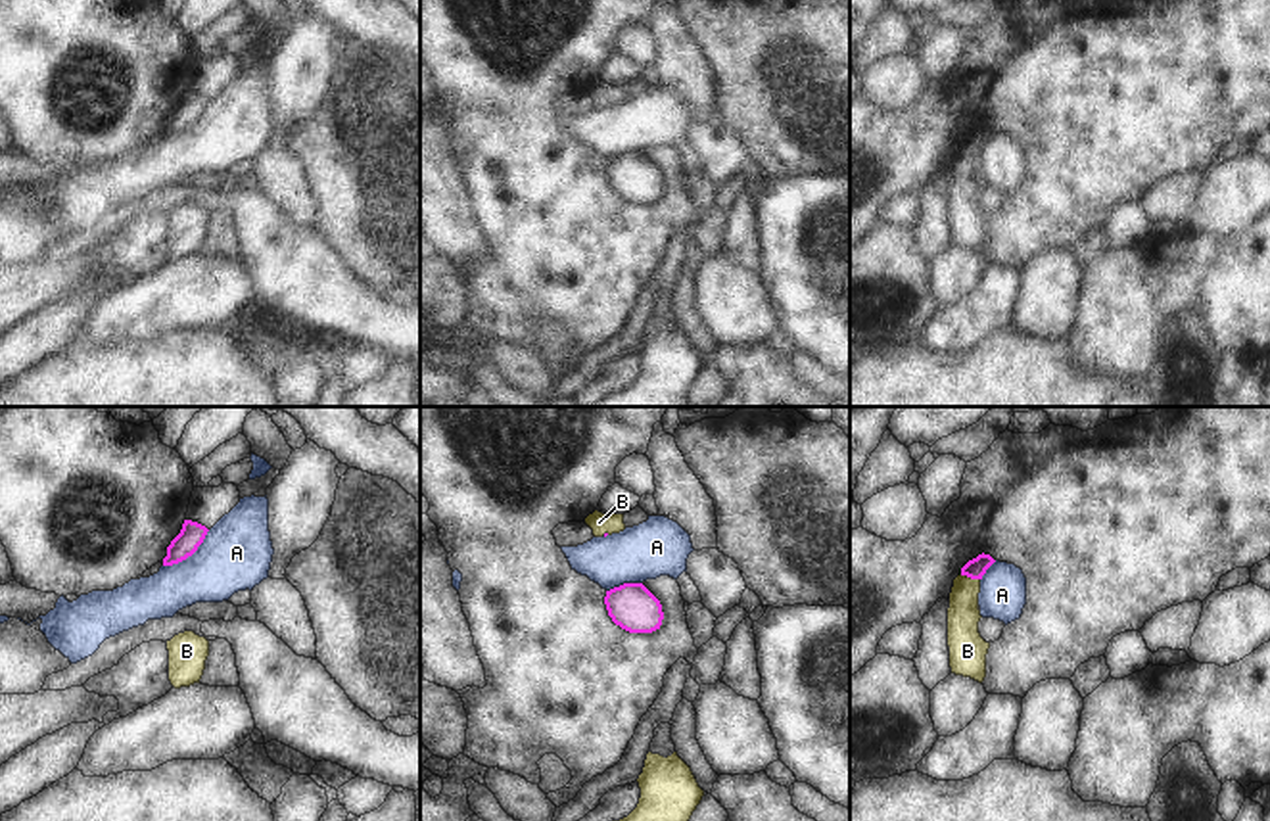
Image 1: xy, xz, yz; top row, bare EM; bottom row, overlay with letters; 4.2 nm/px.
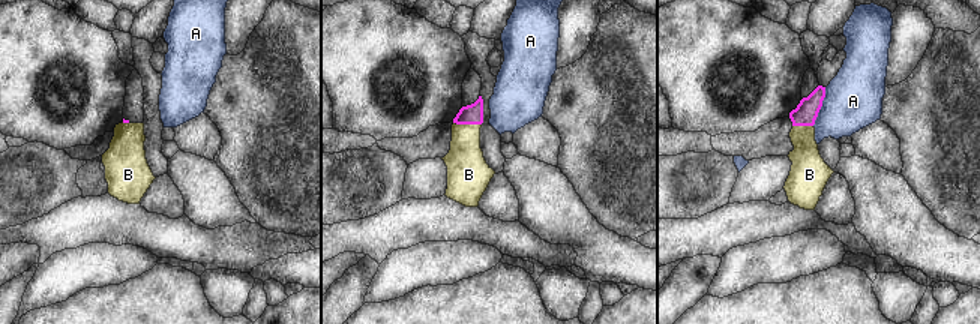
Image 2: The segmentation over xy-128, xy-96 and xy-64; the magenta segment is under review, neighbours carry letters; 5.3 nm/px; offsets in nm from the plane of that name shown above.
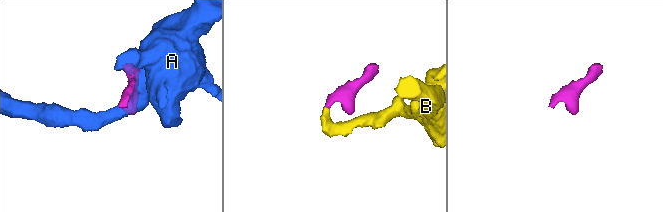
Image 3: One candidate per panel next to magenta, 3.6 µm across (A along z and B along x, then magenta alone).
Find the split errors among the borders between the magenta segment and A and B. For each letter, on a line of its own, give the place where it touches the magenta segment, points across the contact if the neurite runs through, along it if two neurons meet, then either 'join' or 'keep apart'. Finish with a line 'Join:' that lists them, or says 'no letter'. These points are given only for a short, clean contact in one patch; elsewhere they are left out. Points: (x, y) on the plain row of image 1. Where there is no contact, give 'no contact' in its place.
A: meets magenta in xy at (188, 125); border along xy (210, 100), (190, 125), (164, 137); keep apart
B: meets magenta in yz at (969, 146); runs through yz (975, 139), (969, 146), (964, 185); join
Join: B

